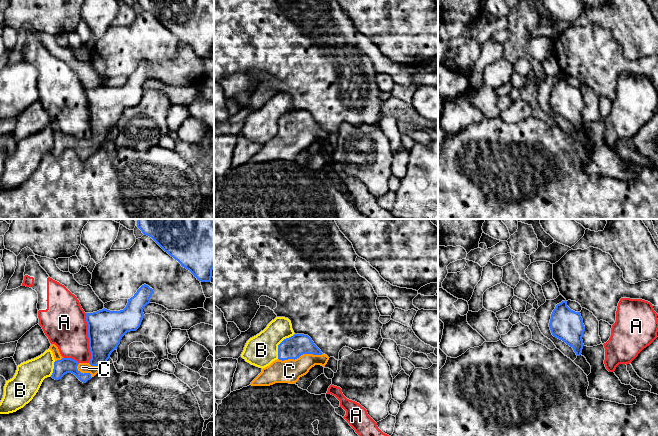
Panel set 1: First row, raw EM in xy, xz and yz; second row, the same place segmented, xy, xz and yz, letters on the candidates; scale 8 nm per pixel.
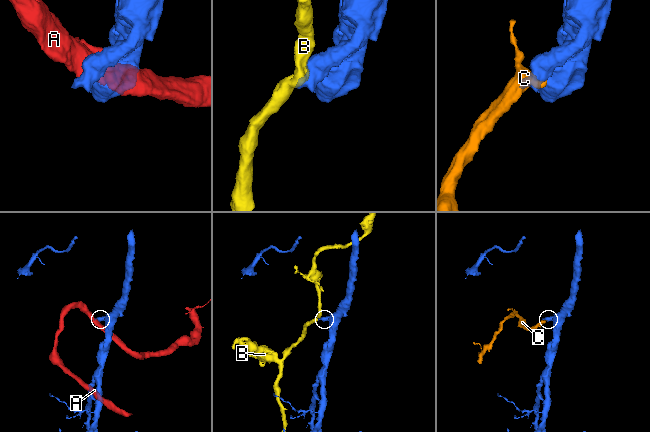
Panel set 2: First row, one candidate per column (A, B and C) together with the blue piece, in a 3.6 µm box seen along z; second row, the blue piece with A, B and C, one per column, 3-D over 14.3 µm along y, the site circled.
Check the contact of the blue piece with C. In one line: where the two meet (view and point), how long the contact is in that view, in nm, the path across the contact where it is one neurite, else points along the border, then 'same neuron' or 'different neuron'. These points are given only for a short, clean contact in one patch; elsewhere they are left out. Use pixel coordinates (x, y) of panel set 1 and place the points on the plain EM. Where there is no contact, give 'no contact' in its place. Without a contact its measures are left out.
xz (300, 131) | 360 nm | across xz (293, 123), (300, 131), (291, 140), (289, 147) | same neuron

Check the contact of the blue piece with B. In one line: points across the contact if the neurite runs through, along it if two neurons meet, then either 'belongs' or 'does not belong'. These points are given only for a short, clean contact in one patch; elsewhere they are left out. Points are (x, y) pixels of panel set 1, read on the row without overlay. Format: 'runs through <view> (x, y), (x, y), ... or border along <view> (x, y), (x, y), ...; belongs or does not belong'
does not belong

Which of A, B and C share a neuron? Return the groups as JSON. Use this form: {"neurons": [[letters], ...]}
{"neurons": [["A"], ["B"], ["C"]]}

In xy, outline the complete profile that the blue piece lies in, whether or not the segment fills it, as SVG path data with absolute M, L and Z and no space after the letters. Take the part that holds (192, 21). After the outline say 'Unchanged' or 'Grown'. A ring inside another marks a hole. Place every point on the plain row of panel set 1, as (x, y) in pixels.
M137 0L197 56L210 58L214 45L214 0Z. Unchanged

